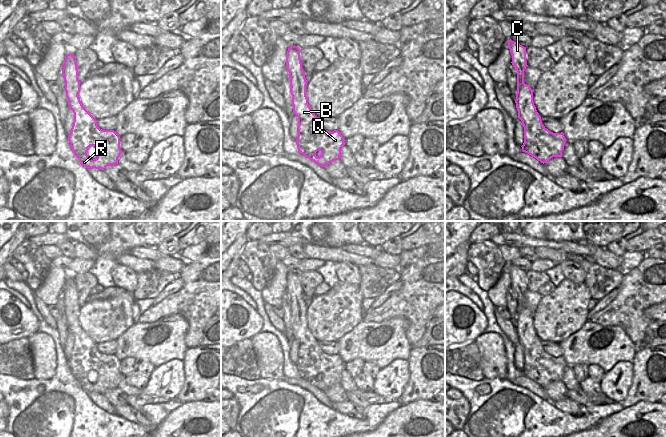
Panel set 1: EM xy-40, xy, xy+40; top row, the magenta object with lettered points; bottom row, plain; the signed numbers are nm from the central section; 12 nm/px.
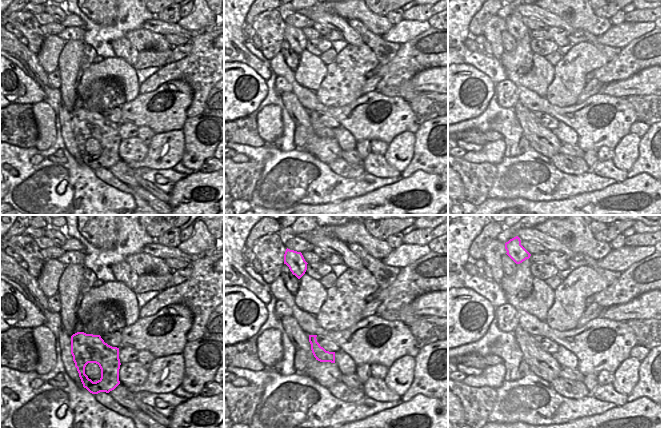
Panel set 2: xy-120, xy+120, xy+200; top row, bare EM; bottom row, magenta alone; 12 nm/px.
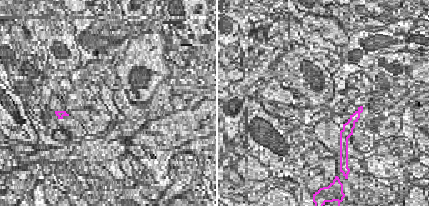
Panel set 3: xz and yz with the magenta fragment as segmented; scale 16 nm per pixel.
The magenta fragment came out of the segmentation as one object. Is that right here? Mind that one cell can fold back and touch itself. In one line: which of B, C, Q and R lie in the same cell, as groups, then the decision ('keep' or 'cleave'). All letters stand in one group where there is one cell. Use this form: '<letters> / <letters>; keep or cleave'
B C Q R; keep

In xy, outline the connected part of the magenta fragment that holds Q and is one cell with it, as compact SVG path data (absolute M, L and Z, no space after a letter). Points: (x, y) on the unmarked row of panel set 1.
M290 270L286 277L286 292L290 302L293 338L298 341L298 377L303 378L321 391L339 384L344 361L338 354L325 354L319 342L312 336L306 320L308 305L302 292L300 273Z

